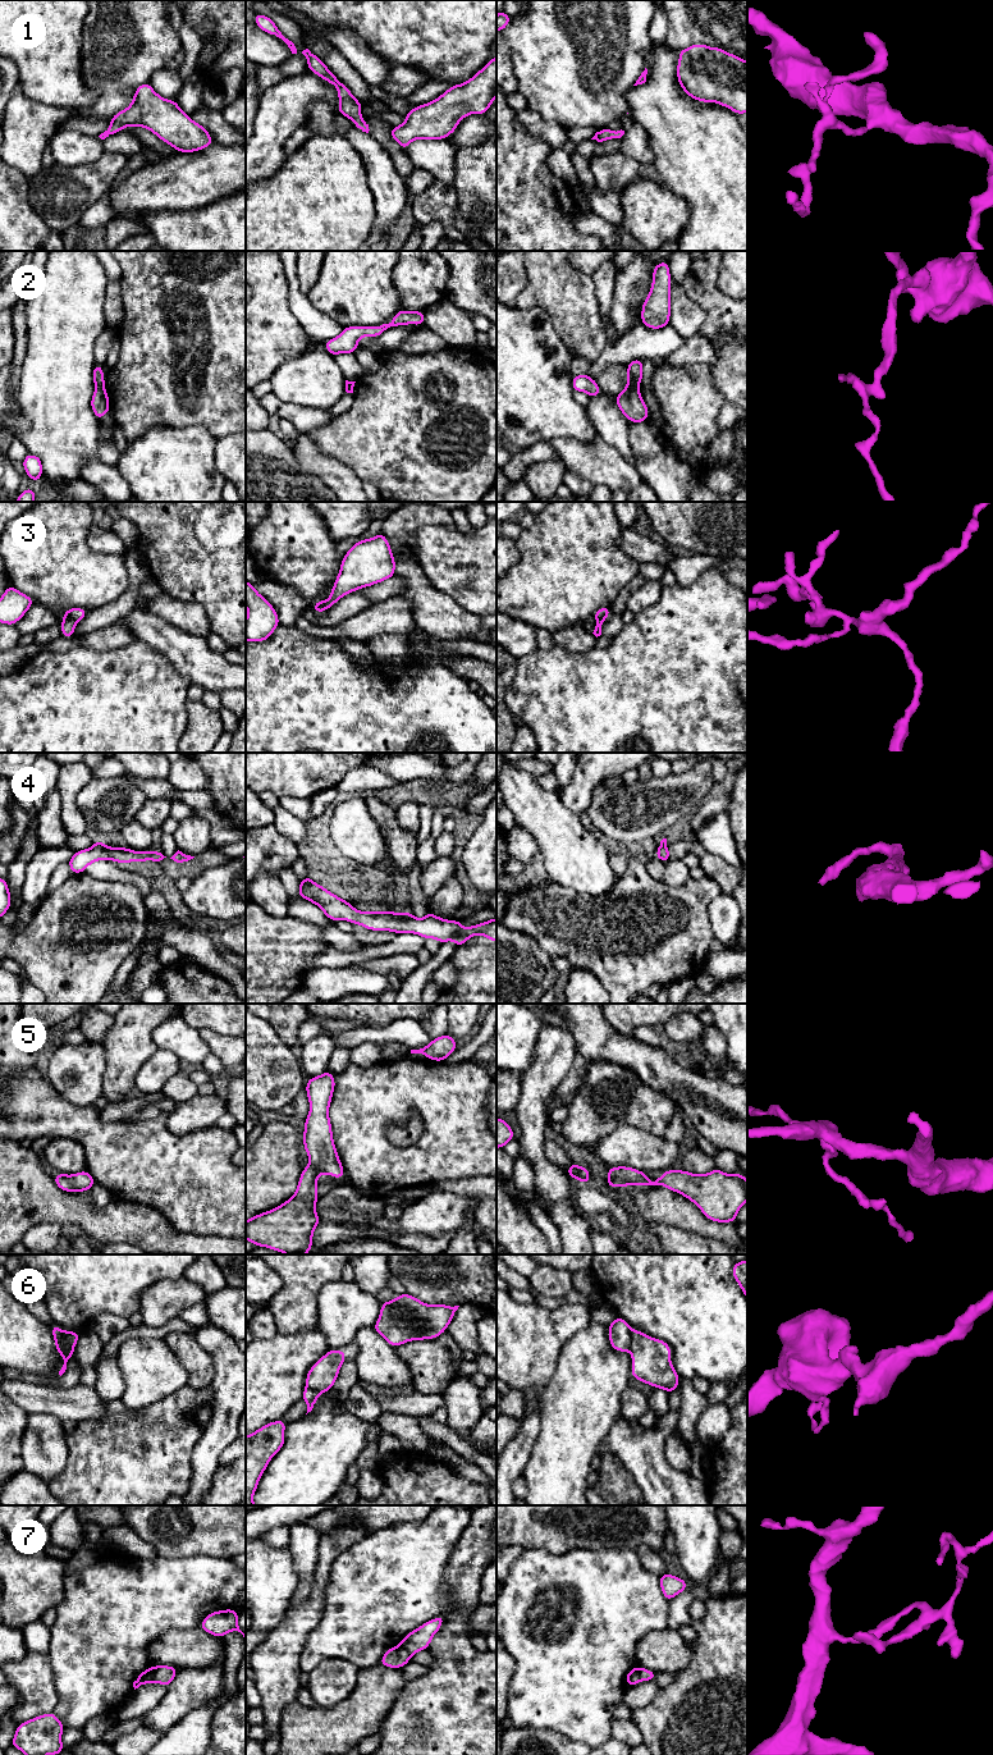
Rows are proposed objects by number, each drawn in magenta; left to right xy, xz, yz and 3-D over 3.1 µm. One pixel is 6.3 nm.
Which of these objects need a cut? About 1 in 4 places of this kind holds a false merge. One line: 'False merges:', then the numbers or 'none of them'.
False merges: 2, 3, 6, 7

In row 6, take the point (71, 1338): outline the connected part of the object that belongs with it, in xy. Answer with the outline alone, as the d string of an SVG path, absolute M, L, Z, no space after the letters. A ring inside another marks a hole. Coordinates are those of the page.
M61 1329L61 1335L63 1335L64 1342L69 1347L69 1349L72 1350L72 1353L74 1353L74 1347L79 1339L81 1333L65 1331L64 1329Z

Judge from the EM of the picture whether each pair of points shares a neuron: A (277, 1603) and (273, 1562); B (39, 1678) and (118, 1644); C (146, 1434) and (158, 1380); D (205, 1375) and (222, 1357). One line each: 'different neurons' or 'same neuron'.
A: same neuron
B: different neurons
C: different neurons
D: different neurons

